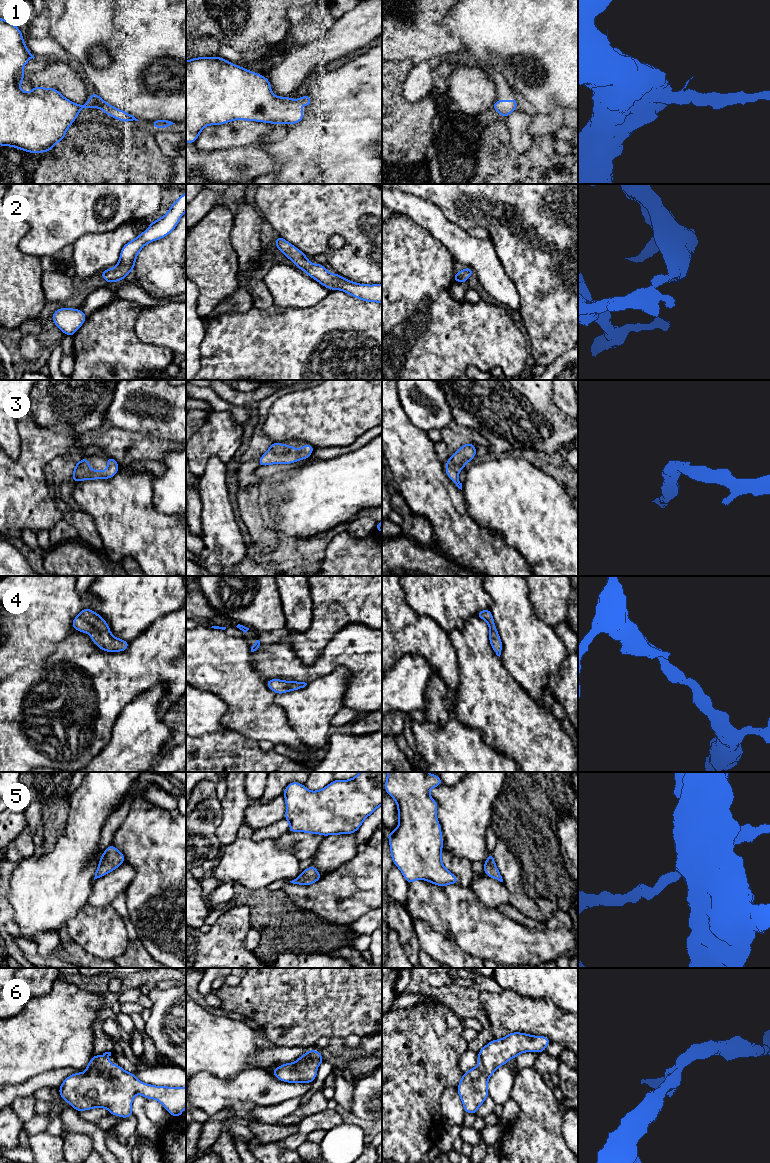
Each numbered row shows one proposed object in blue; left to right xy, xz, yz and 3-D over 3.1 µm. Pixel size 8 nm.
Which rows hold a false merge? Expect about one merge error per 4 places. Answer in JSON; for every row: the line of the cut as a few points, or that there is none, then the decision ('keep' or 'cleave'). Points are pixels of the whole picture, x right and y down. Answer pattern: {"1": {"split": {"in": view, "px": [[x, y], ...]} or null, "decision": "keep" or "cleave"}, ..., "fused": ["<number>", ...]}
{"1": {"split": null, "decision": "keep"}, "2": {"split": null, "decision": "keep"}, "3": {"split": null, "decision": "keep"}, "4": {"split": null, "decision": "keep"}, "5": {"split": null, "decision": "keep"}, "6": {"split": null, "decision": "keep"}, "fused": []}

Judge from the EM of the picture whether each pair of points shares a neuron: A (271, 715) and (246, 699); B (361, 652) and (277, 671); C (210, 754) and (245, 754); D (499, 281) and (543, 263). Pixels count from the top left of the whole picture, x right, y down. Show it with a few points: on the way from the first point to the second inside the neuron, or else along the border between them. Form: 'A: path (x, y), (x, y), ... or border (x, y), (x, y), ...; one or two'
A: path (265, 715), (262, 715), (252, 705); one
B: path (340, 654), (335, 654), (316, 671), (298, 671); one
C: path (219, 754), (236, 754); one
D: border (497, 256), (505, 274), (513, 283), (519, 298); two

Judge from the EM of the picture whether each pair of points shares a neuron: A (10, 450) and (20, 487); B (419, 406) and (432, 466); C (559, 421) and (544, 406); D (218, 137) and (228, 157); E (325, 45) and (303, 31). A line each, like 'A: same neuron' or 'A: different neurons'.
A: different neurons
B: different neurons
C: same neuron
D: different neurons
E: different neurons

